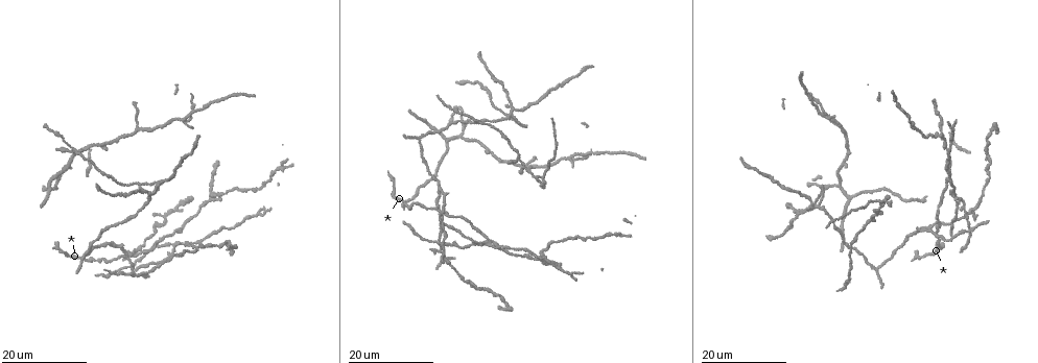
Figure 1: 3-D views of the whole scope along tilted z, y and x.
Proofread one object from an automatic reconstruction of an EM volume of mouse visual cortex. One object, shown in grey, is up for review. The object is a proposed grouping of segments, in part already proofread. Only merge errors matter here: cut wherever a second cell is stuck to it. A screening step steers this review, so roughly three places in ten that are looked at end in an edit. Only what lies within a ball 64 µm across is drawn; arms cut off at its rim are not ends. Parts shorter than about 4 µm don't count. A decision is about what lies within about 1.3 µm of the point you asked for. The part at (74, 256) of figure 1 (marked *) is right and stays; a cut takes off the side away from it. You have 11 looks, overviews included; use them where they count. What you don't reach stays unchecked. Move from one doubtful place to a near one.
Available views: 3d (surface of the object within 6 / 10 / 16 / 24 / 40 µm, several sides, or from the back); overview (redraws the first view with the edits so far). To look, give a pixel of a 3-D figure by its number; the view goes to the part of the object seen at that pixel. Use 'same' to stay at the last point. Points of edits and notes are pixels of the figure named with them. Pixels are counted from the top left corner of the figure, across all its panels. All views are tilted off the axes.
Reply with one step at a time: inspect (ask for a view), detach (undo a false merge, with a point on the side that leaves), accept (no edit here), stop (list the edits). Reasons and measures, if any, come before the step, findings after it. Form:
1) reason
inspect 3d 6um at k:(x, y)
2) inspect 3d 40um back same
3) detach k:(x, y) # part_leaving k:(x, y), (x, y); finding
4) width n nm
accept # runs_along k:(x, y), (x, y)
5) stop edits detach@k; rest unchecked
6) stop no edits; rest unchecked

two arms in line, one across
inspect 3d 24um at 1:(916, 234)

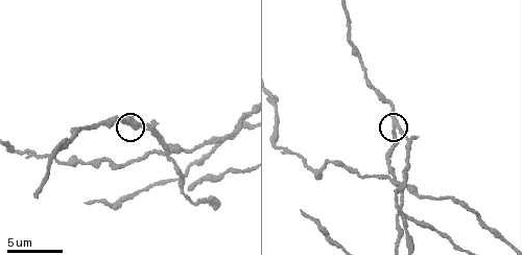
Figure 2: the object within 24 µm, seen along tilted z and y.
inspect 3d 10um at 2:(128, 124)

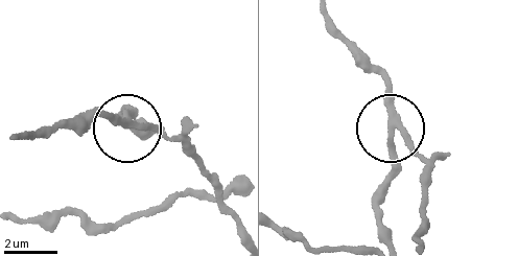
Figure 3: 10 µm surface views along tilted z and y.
arms 3
accept # runs_along 3:(416, 239), (427, 175), (418, 148), (396, 133), (386, 188); all the same cell

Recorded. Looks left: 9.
a fork
inspect 3d 24um at 1:(137, 129)

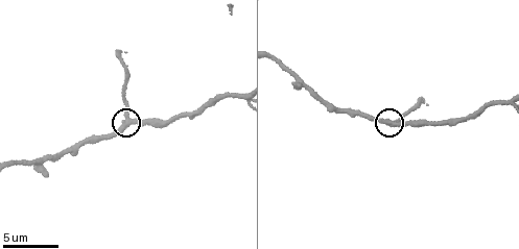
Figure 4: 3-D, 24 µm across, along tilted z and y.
inspect 3d 10um at 4:(125, 115)

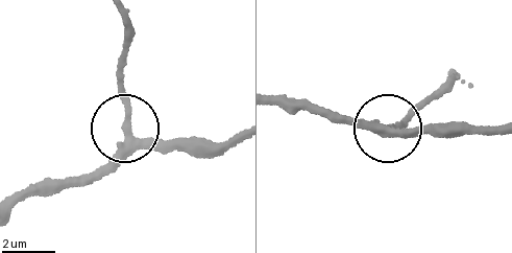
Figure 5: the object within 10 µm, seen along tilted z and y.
accept # runs_along 5:(14, 202), (90, 178), (110, 161), (123, 120), (117, 62); all the same cell

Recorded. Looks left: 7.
looks like a crossing
inspect 3d 24um at 1:(184, 120)

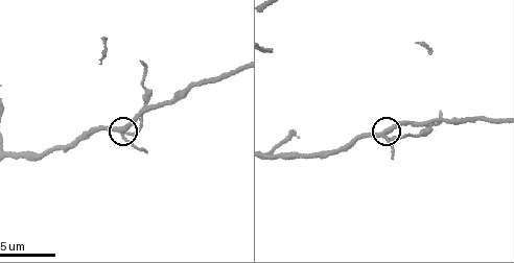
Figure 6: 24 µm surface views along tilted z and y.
inspect 3d 6um at 6:(121, 131)

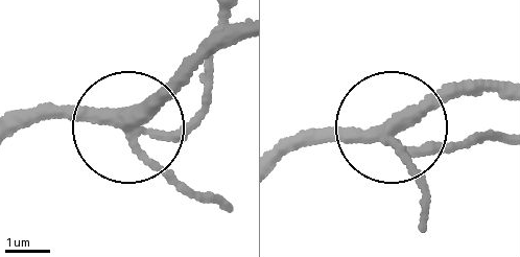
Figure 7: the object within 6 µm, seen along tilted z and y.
inspect 3d 6um back at 7:(129, 126)

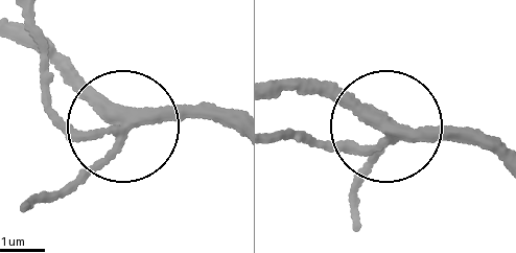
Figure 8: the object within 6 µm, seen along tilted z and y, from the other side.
accept # runs_along 8:(235, 127), (155, 110), (90, 135), (45, 86); all the same cell

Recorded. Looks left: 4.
branch point
inspect 3d 16um at 1:(513, 115)

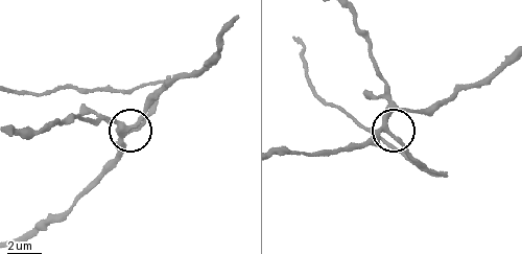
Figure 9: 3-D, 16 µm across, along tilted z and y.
inspect 3d 10um at 9:(386, 130)

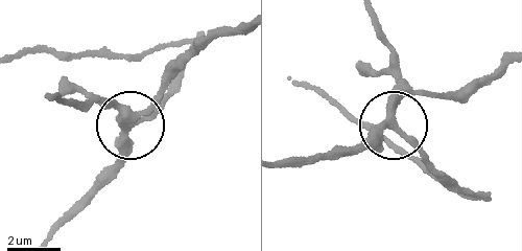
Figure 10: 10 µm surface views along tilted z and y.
inspect 3d 6um at 10:(396, 124)

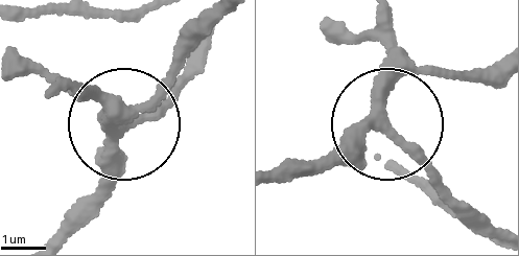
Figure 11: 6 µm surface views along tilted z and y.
width 250 nm
accept # runs_along 11:(277, 175), (386, 124), (387, 10); one cell here

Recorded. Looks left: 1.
inspect 3d 10um at 2:(53, 152)

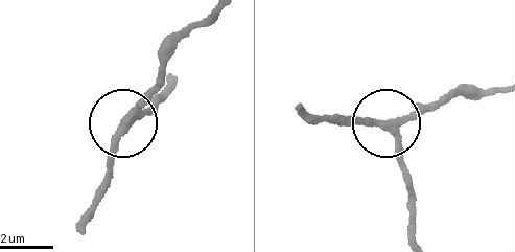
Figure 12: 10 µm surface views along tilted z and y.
arms 3
accept # runs_along 12:(412, 233), (392, 130), (375, 117), (335, 120); one cell here

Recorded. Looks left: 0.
stop no edits; rest unchecked

